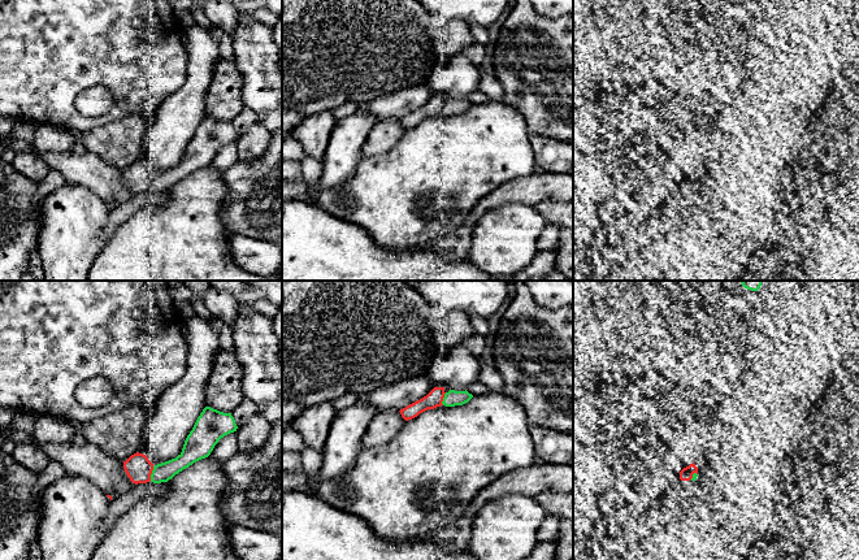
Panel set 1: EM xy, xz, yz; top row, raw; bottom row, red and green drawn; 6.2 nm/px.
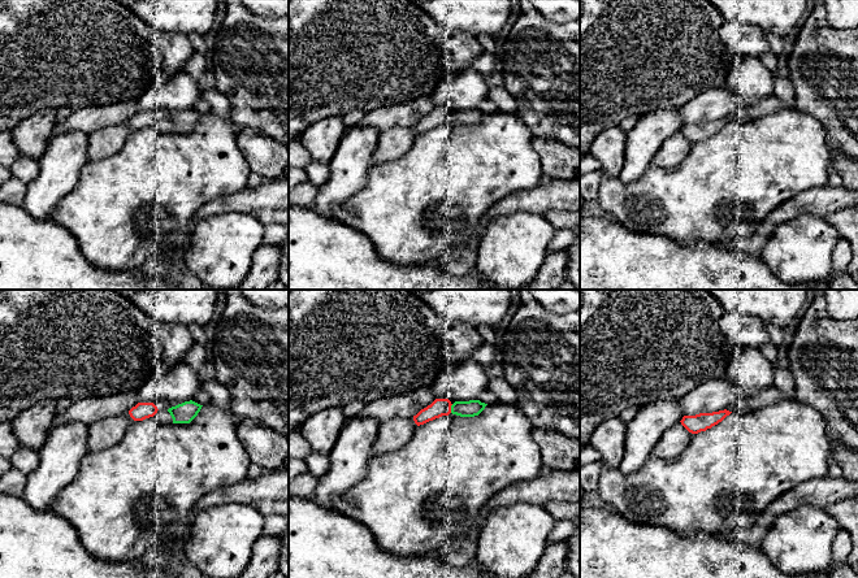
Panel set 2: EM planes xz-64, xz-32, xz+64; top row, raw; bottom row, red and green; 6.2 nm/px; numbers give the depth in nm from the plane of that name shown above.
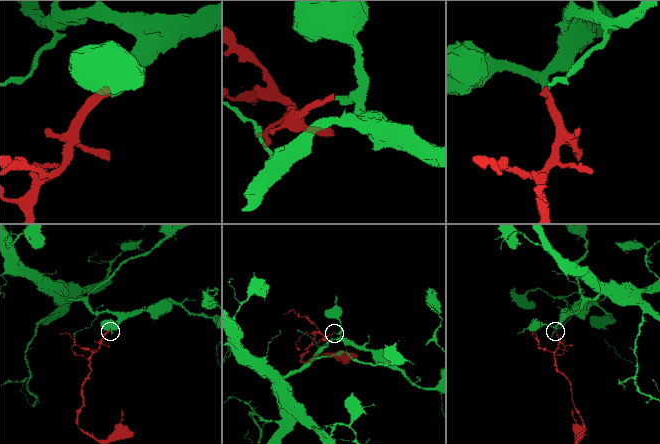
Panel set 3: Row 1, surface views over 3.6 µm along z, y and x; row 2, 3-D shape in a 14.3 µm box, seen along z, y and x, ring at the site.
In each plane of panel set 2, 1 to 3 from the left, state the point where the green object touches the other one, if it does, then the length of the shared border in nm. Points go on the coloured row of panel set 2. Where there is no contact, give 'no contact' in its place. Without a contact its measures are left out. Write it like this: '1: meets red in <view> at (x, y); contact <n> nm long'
1: no contact
2: meets red in xz-32 at (450, 408); contact 60 nm long
3: no contact

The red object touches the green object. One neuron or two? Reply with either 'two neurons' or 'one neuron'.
one neuron

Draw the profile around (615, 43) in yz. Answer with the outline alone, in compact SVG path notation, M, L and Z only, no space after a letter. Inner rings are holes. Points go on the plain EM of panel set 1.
M613 22L596 23L596 51L599 58L606 58L619 69L633 66L637 47L632 31Z

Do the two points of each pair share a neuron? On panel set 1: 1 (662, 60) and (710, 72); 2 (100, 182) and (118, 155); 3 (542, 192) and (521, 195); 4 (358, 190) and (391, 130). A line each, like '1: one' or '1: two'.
1: one
2: two
3: one
4: two

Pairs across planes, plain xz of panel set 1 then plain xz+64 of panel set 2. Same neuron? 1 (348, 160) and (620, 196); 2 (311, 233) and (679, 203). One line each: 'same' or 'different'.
1: different
2: different

